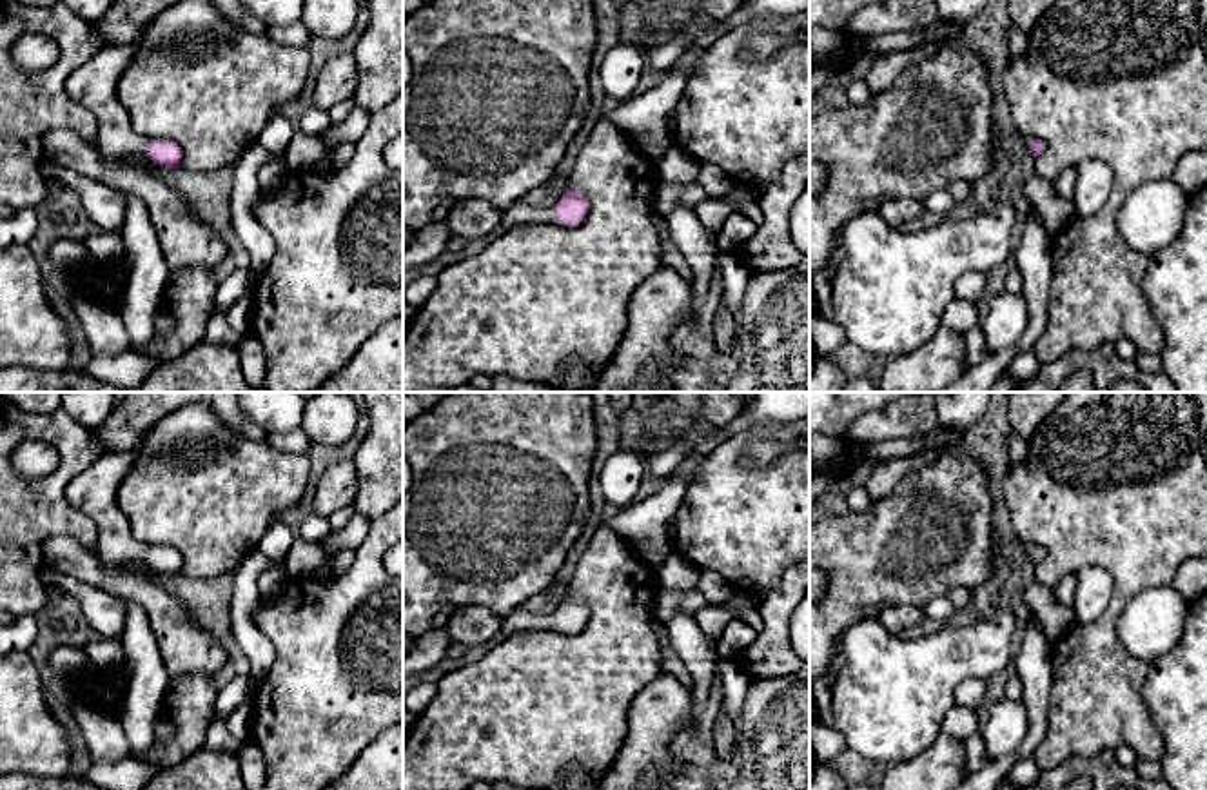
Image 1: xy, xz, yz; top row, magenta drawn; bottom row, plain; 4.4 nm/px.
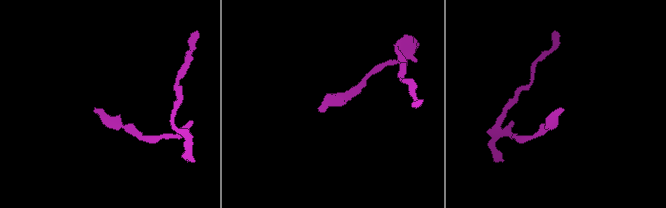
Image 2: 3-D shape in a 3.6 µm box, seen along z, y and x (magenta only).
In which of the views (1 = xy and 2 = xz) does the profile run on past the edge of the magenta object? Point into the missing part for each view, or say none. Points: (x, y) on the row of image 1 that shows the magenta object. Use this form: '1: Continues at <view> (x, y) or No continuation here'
1: Continues at xy (95, 84)
2: Continues at xz (520, 213)

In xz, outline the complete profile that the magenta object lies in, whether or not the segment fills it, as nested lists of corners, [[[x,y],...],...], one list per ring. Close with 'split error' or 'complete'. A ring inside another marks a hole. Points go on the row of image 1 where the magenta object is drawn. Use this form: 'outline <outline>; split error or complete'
outline [[[572,189],[554,207],[530,205],[523,200],[514,202],[503,211],[499,227],[510,231],[541,222],[557,222],[561,225],[579,225],[588,212],[588,200]]]; split error

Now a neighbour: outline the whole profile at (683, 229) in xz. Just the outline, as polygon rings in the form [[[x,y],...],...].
[[[675,205],[666,216],[666,236],[693,269],[693,307],[704,303],[711,294],[713,269],[719,249],[704,231],[692,207]]]

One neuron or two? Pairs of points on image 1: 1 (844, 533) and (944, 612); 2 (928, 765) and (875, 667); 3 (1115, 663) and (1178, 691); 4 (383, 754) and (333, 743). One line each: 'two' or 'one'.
1: two
2: two
3: two
4: two

